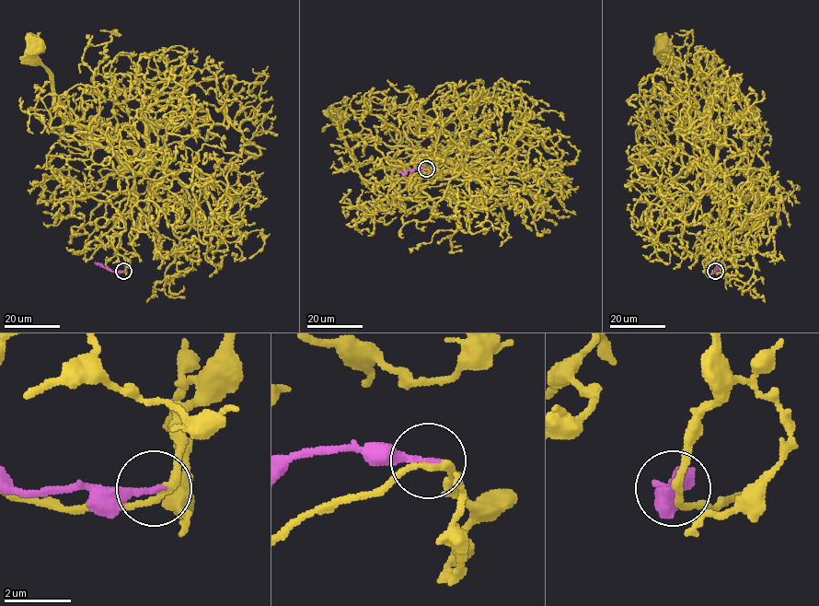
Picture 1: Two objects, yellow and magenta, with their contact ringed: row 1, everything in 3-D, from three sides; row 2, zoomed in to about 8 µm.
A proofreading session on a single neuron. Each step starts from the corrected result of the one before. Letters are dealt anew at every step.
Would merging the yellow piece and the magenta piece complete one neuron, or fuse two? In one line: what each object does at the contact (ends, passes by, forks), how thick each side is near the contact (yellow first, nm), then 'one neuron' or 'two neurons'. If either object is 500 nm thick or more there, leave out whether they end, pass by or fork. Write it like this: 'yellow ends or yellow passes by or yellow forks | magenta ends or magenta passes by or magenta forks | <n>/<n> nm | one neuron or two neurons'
yellow forks | magenta ends | 170/220 nm | one neuron

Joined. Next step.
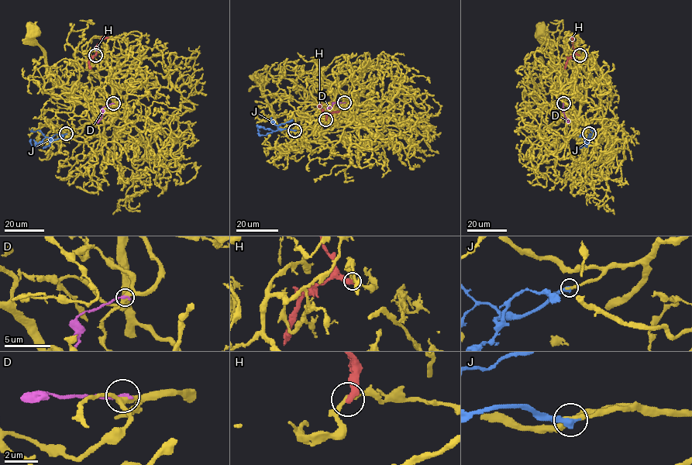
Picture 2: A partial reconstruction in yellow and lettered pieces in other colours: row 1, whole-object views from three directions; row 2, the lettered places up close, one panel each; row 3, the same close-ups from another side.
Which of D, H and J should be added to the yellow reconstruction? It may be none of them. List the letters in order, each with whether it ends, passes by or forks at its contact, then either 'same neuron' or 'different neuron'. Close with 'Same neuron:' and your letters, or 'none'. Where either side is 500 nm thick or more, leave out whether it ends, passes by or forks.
D: it ends there; different neuron
H: it ends there; different neuron
J: it ends there; same neuron
Same neuron: J

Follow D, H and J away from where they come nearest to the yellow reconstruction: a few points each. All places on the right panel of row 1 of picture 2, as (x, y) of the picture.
D: (562, 103), (565, 117), (569, 122)
H: (580, 55), (570, 37)
J: (590, 133), (586, 146), (586, 142), (590, 139)

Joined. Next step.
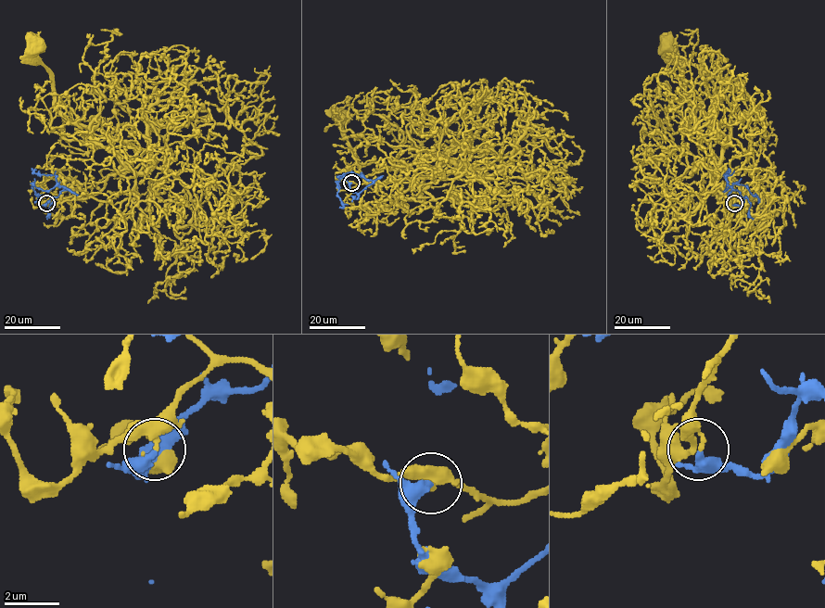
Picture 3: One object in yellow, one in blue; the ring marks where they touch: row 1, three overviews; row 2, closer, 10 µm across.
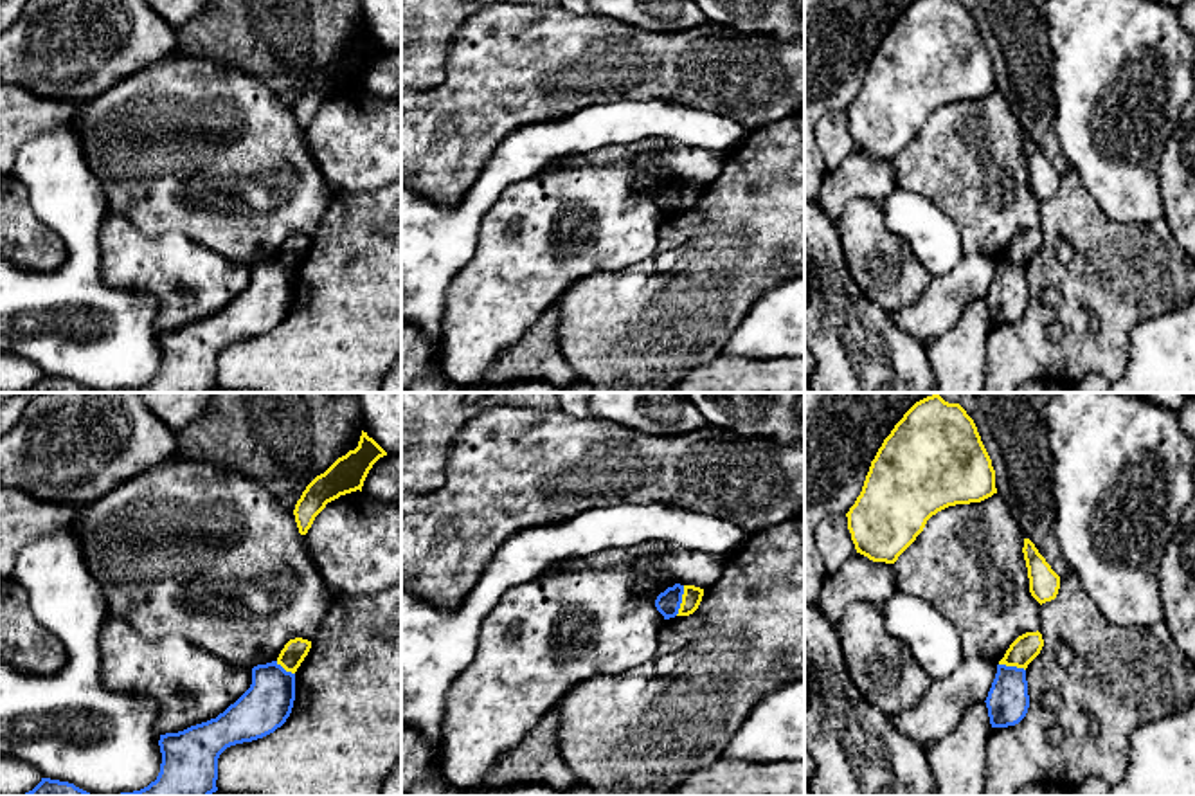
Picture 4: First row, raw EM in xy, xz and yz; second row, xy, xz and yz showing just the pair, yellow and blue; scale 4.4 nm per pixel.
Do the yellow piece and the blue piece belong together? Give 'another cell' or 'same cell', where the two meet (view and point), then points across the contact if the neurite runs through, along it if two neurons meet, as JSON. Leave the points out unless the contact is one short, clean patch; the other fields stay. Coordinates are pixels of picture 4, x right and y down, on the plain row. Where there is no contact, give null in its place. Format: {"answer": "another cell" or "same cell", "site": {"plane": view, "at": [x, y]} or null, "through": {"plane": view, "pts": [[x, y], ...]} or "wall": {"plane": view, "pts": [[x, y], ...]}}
{"answer": "another cell", "site": {"plane": "xz", "at": [682, 197]}}

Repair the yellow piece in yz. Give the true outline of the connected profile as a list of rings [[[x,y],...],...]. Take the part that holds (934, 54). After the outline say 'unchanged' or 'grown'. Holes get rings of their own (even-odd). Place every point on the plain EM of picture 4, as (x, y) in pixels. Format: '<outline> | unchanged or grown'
[[[914,0],[884,36],[860,92],[846,110],[857,149],[894,160],[938,108],[997,90],[995,67],[974,16],[959,0]]] | unchanged

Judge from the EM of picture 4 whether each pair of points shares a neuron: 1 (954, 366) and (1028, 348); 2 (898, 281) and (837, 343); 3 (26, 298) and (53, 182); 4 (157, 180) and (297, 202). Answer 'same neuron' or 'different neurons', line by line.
1: different neurons
2: different neurons
3: same neuron
4: same neuron

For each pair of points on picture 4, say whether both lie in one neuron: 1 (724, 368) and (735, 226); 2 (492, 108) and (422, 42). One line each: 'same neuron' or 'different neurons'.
1: different neurons
2: different neurons

